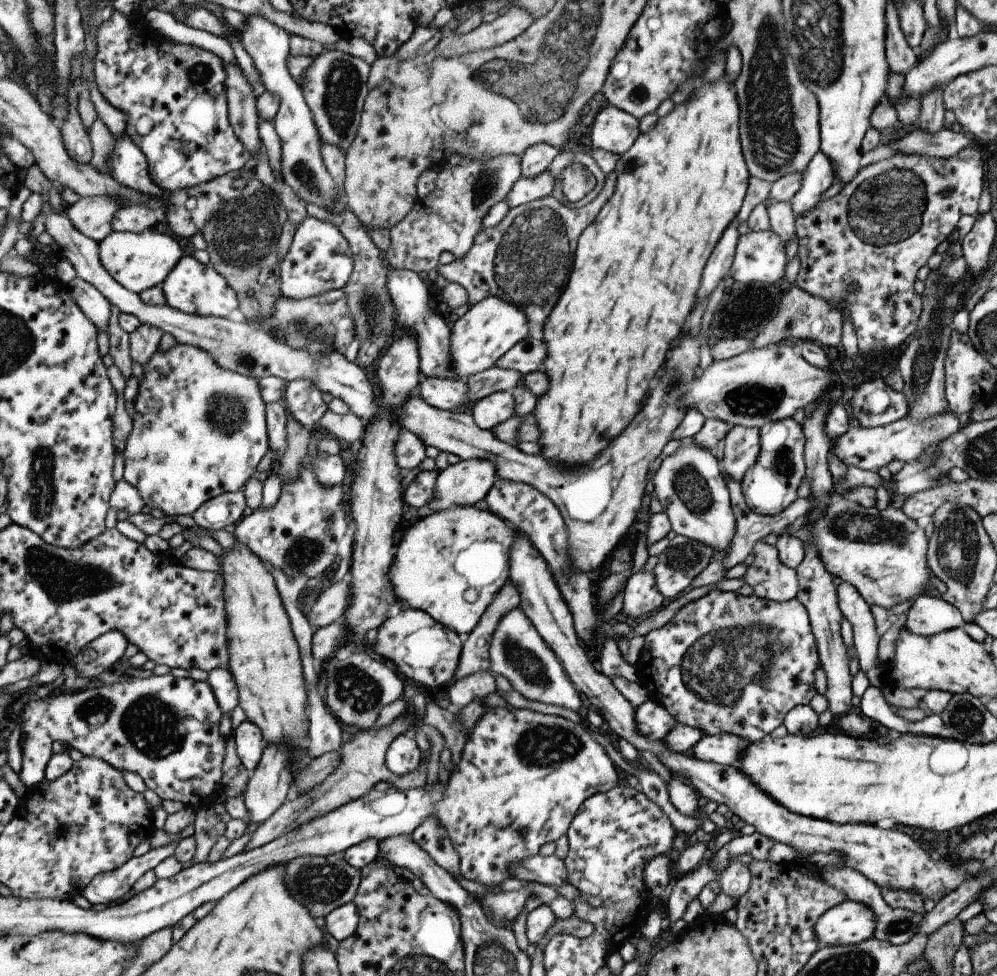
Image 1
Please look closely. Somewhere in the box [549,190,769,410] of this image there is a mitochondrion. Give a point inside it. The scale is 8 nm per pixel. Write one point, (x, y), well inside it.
(675, 382)

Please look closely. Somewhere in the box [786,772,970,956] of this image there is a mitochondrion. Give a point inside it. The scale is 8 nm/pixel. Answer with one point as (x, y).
(896, 924)

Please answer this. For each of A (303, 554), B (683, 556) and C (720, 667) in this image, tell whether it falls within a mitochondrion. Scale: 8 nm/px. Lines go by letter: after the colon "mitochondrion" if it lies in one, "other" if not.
A: mitochondrion
B: mitochondrion
C: mitochondrion

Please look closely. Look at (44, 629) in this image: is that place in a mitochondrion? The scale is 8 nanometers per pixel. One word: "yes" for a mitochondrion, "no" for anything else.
no

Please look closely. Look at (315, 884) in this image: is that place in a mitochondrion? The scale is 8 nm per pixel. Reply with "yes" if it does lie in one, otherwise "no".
yes

